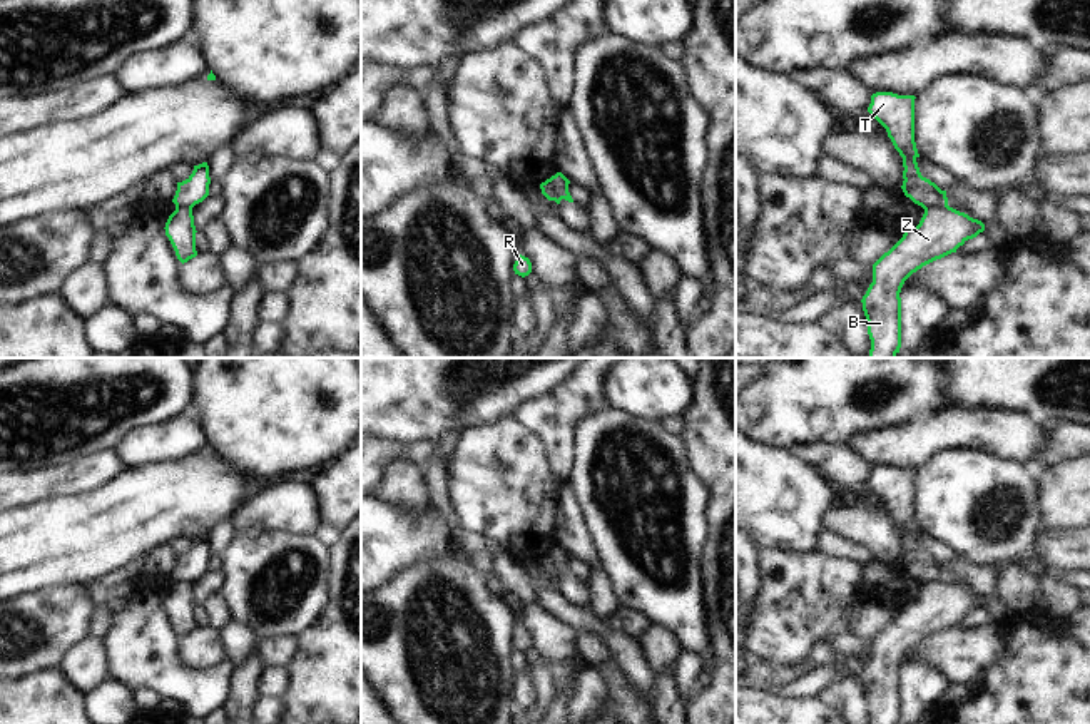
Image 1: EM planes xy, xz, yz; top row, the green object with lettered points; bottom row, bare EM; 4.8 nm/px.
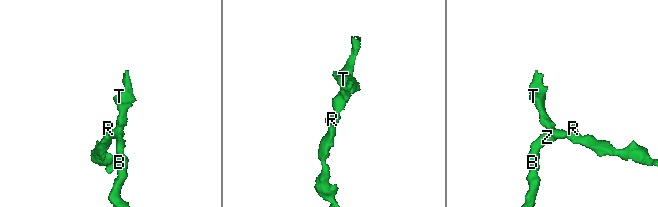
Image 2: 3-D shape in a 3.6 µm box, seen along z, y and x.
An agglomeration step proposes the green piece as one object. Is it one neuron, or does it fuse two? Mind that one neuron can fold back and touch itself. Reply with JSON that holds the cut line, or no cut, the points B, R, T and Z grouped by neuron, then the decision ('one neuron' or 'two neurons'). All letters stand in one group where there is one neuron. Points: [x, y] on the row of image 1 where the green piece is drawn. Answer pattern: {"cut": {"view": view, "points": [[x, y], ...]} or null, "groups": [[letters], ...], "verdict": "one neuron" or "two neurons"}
{"cut": {"view": "yz", "points": [[947, 204], [925, 209]]}, "groups": [["B", "R", "Z"], ["T"]], "verdict": "two neurons"}

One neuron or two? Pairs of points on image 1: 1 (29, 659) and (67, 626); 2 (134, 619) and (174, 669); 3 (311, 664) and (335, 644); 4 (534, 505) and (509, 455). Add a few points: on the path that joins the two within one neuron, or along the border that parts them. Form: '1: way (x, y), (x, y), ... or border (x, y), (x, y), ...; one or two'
1: way (39, 649), (57, 631); one
2: way (142, 631), (142, 637), (162, 657); one
3: way (316, 662), (330, 649); one
4: way (522, 494), (509, 480), (509, 467); one

